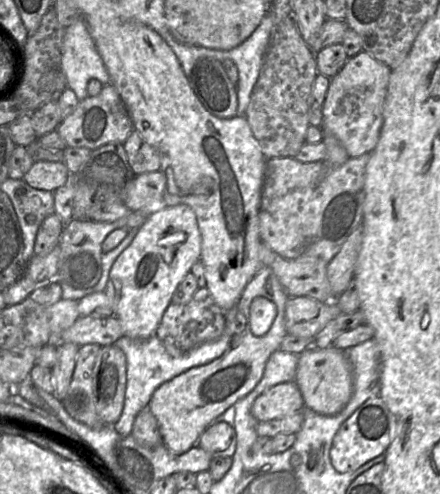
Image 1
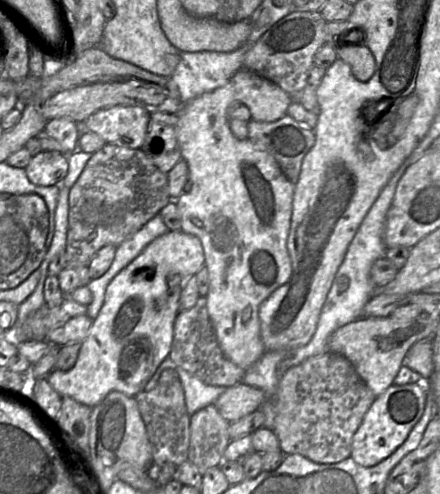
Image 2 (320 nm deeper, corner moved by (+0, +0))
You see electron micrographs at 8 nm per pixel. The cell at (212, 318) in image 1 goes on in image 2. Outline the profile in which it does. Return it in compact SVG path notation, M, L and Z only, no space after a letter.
M205 296L187 311L178 313L169 358L179 367L211 386L231 387L242 382L246 370L230 361L221 350L207 311Z

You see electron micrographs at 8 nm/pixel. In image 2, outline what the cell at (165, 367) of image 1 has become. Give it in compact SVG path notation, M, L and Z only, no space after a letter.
M168 357L159 365L154 375L144 387L144 391L149 392L153 390L158 384L162 372L166 369L172 369L178 374L184 390L186 408L190 416L198 410L210 404L214 404L227 388L222 386L211 386L204 383L179 367Z

